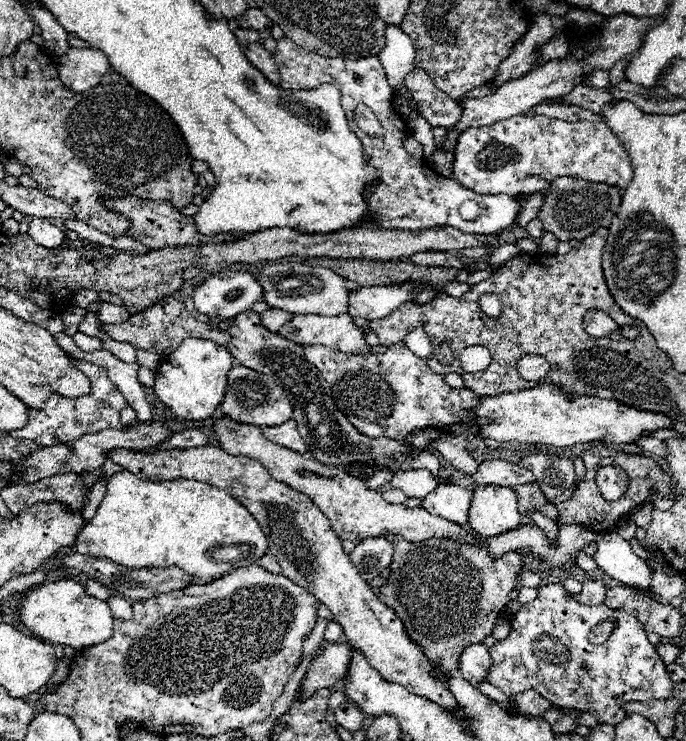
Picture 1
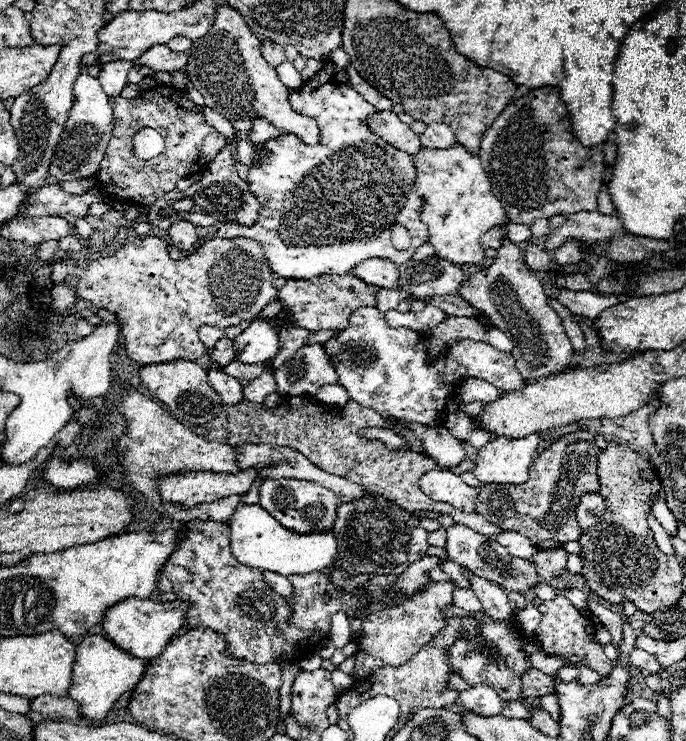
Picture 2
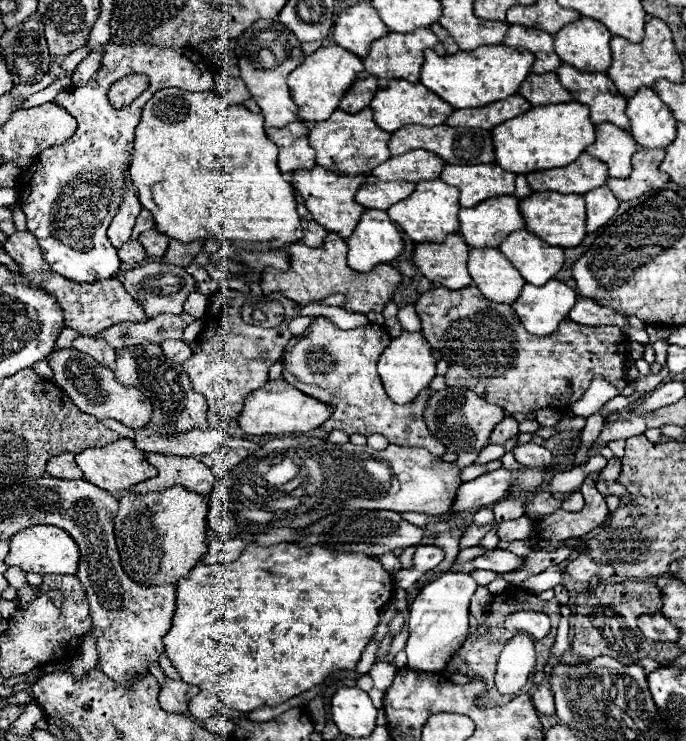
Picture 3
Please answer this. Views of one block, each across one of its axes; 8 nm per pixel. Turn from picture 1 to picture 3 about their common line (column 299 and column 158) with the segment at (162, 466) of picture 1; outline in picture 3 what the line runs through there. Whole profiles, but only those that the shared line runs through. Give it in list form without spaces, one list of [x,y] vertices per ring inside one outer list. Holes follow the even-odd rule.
[[[172,486],[164,492],[124,494],[118,516],[114,518],[116,544],[124,572],[144,586],[176,584],[186,576],[206,550],[206,512],[208,504],[200,494],[184,486]]]

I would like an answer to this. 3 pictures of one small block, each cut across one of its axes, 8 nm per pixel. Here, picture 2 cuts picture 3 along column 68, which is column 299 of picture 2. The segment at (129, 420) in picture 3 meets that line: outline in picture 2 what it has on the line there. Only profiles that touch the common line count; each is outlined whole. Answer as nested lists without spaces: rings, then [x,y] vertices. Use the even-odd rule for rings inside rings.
[[[320,344],[302,346],[292,360],[274,370],[276,392],[282,396],[314,396],[320,386],[336,384],[338,374]]]

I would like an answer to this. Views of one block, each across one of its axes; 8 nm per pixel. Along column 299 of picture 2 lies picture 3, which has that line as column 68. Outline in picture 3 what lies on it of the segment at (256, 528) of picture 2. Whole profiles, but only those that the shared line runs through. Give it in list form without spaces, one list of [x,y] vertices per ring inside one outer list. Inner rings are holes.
[[[30,526],[20,530],[10,538],[10,554],[6,558],[8,566],[20,566],[24,572],[36,574],[76,574],[78,570],[78,546],[68,532],[56,526]]]

